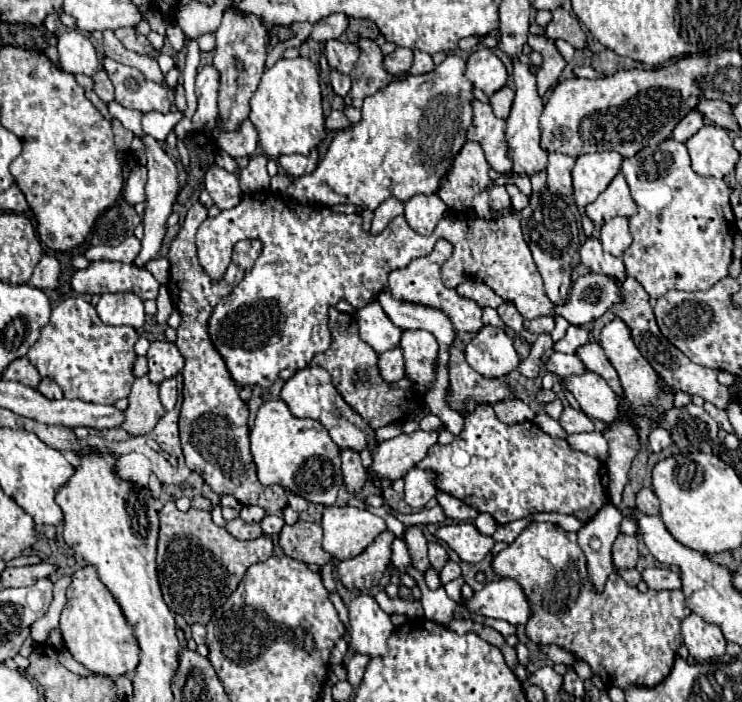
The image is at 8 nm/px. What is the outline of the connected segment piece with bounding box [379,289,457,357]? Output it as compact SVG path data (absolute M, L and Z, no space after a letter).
M387 289L379 293L379 303L383 305L383 311L389 315L389 319L397 327L421 327L421 329L433 333L439 343L441 357L447 355L447 347L455 341L457 331L455 331L451 319L443 311L431 309L425 305L407 303L407 301L397 301L389 295Z

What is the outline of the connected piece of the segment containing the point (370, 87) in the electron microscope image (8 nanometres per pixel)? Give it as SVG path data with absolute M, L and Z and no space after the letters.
M361 39L357 43L361 47L361 57L357 59L351 75L351 91L345 95L345 105L361 107L365 97L375 95L379 89L391 83L391 75L383 67L383 55L375 41Z

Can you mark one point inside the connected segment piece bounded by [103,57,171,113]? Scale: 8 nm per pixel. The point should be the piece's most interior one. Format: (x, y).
(132, 90)

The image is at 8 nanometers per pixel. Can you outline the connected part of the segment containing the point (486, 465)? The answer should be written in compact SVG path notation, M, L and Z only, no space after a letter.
M477 405L471 413L467 413L461 435L455 437L449 445L433 445L419 467L437 473L437 487L441 491L461 499L479 513L489 513L499 525L507 525L539 511L567 513L581 521L589 521L597 515L597 511L601 511L603 505L609 503L611 479L603 461L593 455L573 451L565 439L549 437L531 421L505 425L497 419L493 407Z

